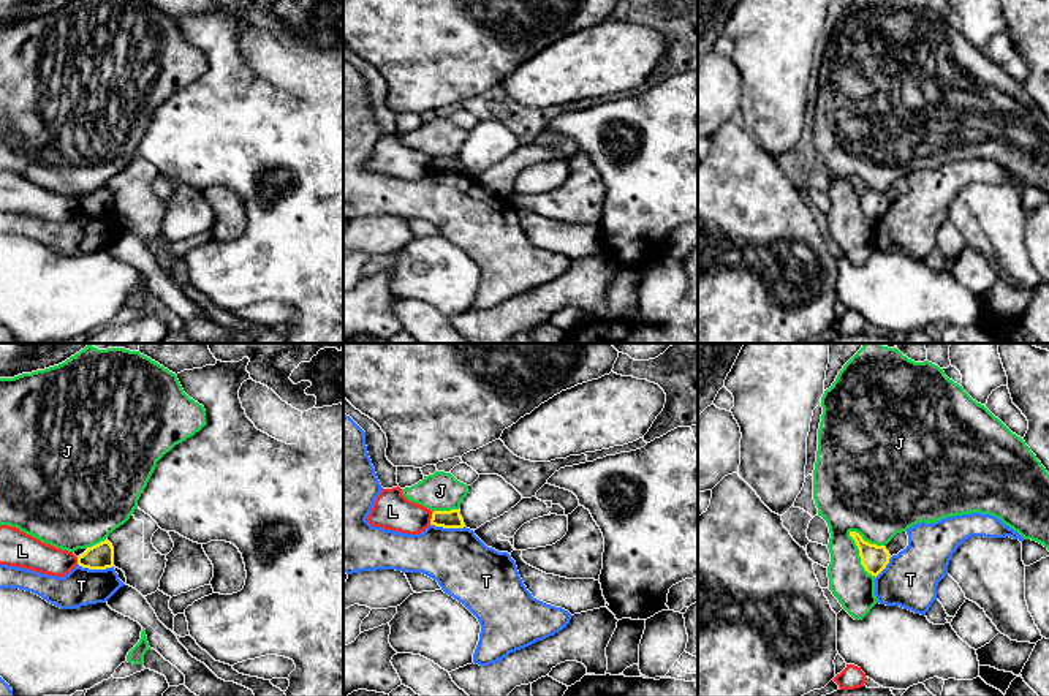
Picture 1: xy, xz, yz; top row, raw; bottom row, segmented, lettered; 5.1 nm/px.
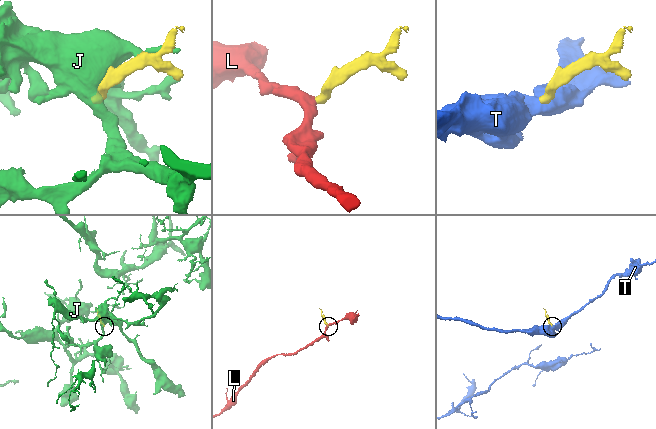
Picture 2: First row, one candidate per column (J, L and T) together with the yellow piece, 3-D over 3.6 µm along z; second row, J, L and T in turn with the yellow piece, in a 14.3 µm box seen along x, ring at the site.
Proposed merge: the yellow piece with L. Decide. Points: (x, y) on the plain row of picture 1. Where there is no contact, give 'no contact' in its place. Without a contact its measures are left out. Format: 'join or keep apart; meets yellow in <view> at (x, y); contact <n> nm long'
keep apart; meets yellow in xz at (432, 163); contact 80 nm long

